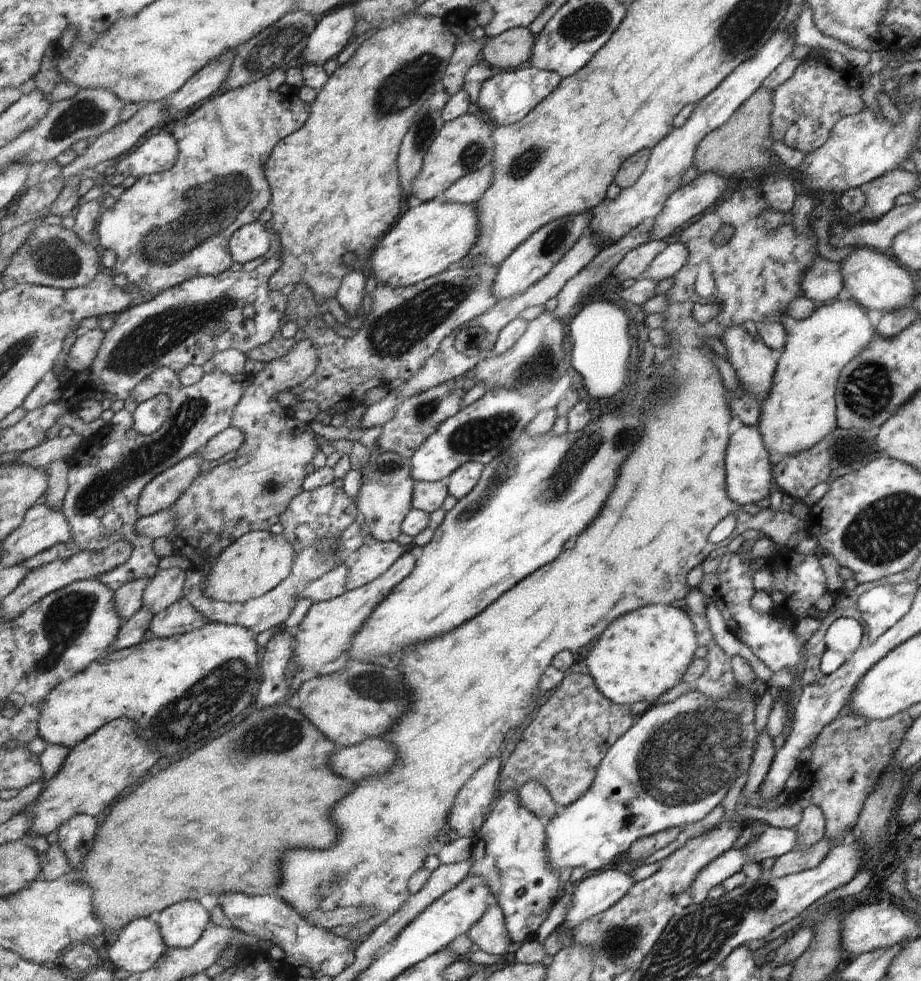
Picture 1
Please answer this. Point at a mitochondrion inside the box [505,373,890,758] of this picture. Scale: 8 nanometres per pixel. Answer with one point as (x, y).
(586, 445)

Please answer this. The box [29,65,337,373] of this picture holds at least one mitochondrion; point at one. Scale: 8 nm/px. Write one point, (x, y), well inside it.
(176, 234)

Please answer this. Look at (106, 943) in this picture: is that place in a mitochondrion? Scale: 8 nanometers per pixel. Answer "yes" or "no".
no

